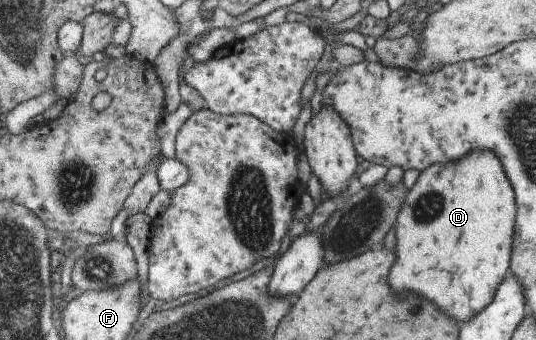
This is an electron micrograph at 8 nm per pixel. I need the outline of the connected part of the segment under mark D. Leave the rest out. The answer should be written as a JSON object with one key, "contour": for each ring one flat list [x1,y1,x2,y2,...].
{"contour":[[476,149,460,161,432,165,420,173,416,185,408,193,406,207,400,213,396,235,398,265,394,265,394,273,390,273,390,283,398,291,418,291,432,301,438,301,446,313,466,323,492,301,496,287,506,277,512,249,514,213,512,187,492,151]]}

